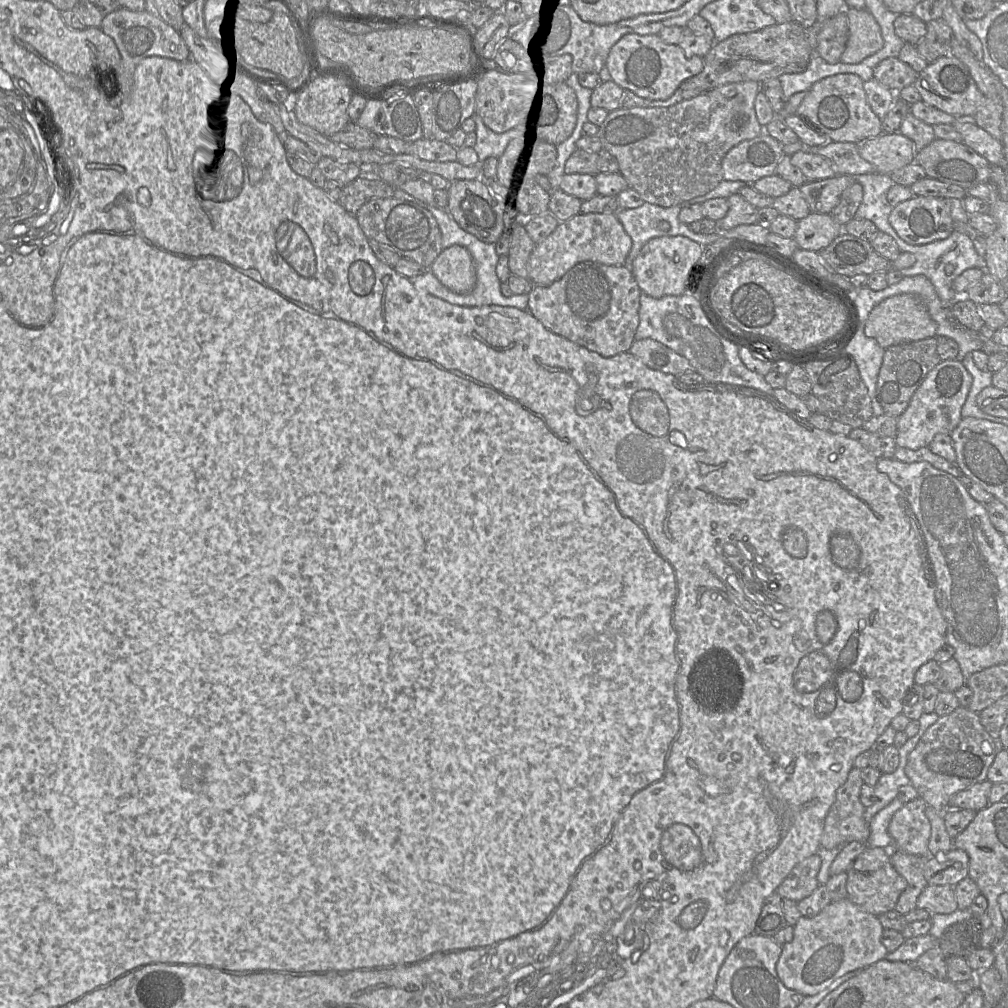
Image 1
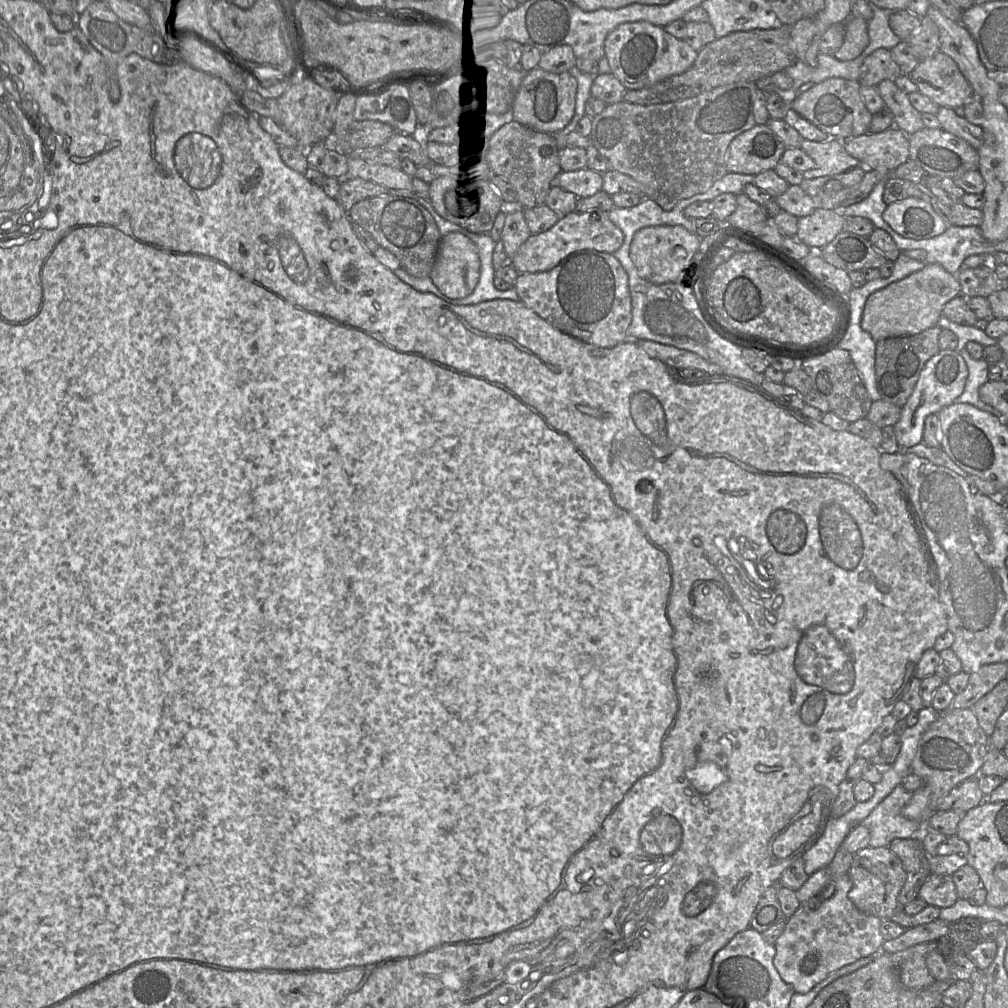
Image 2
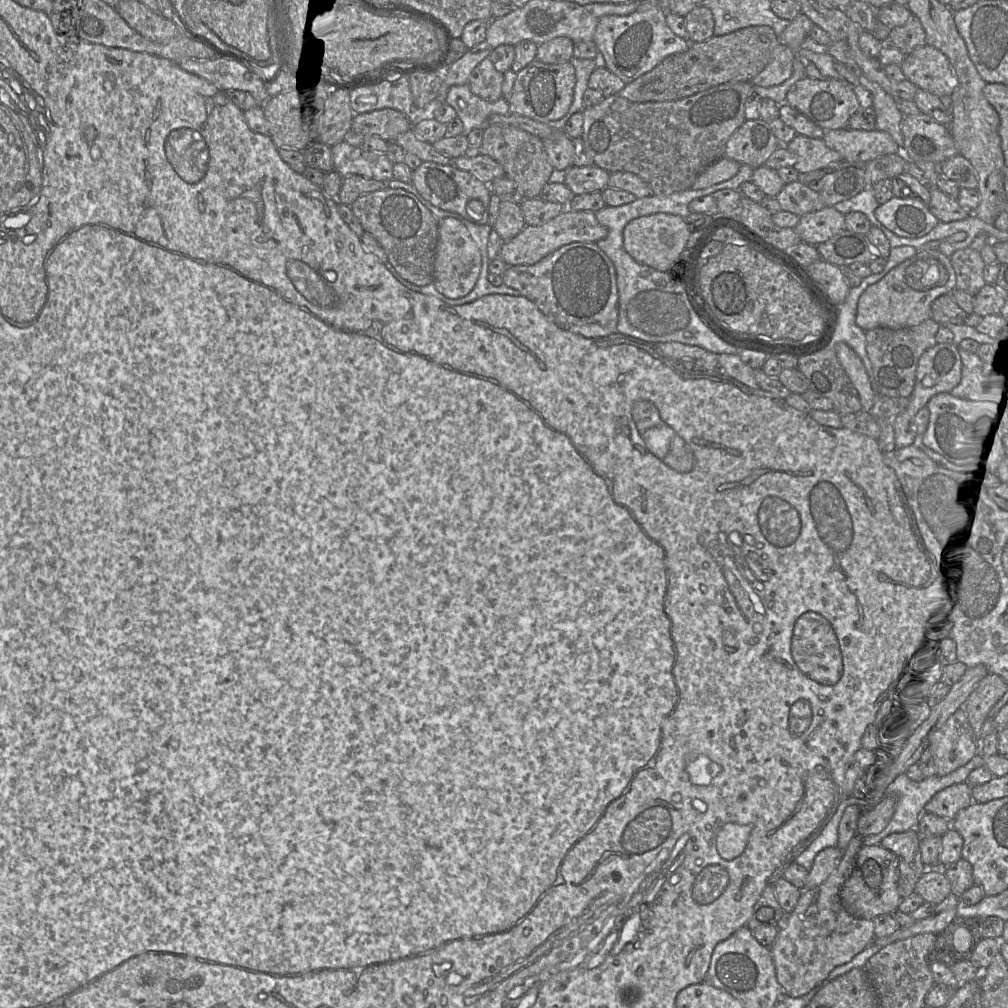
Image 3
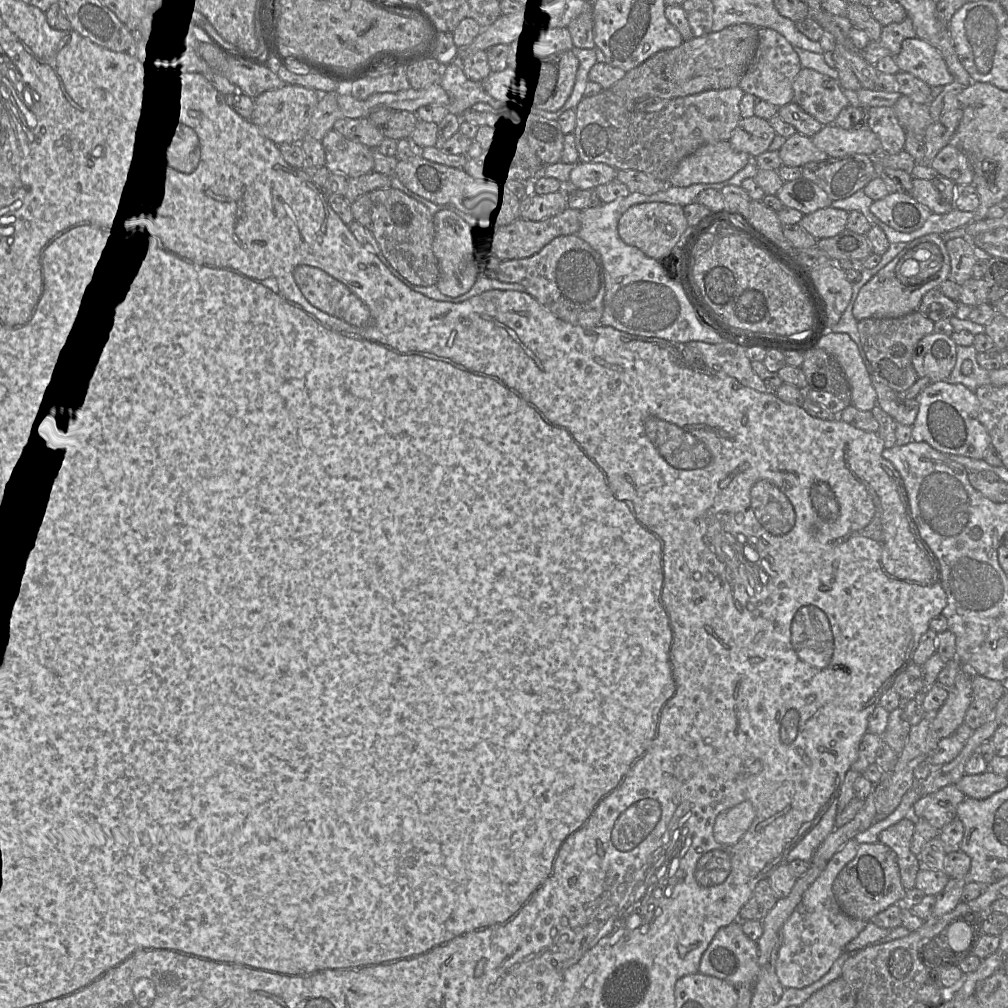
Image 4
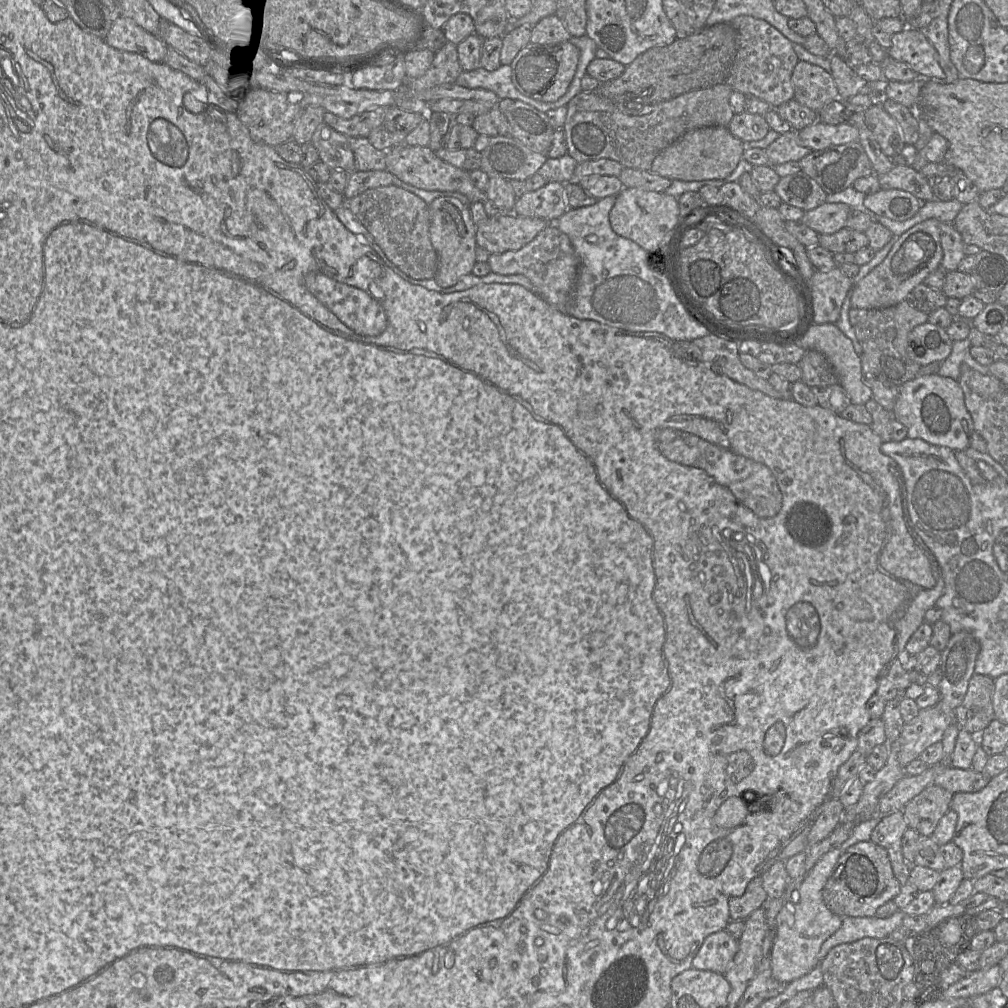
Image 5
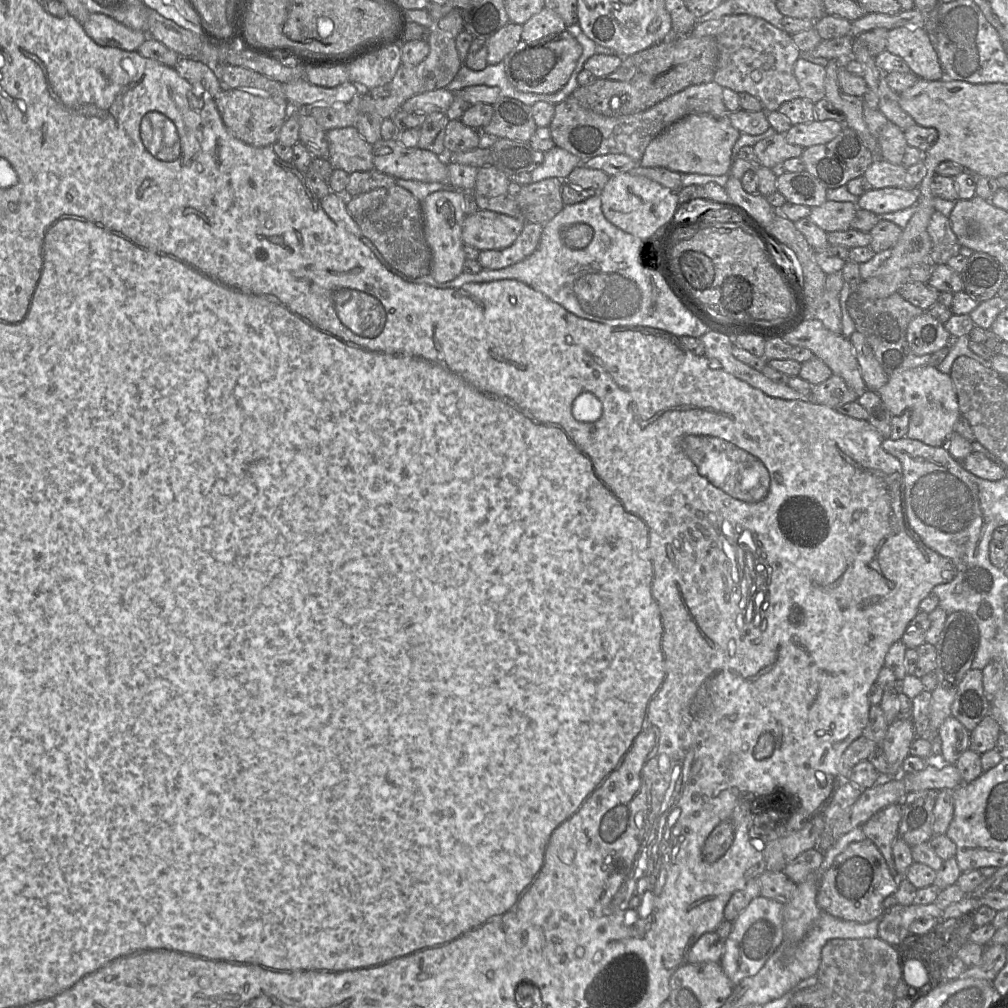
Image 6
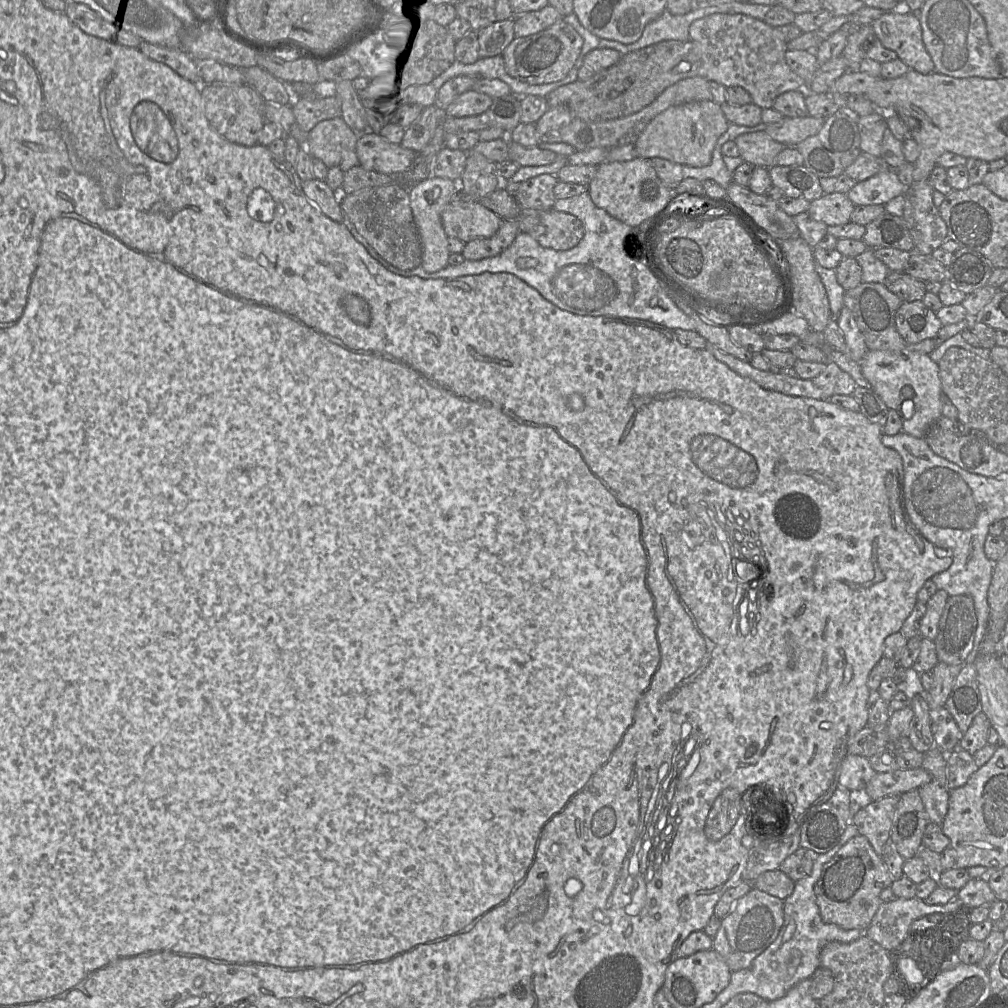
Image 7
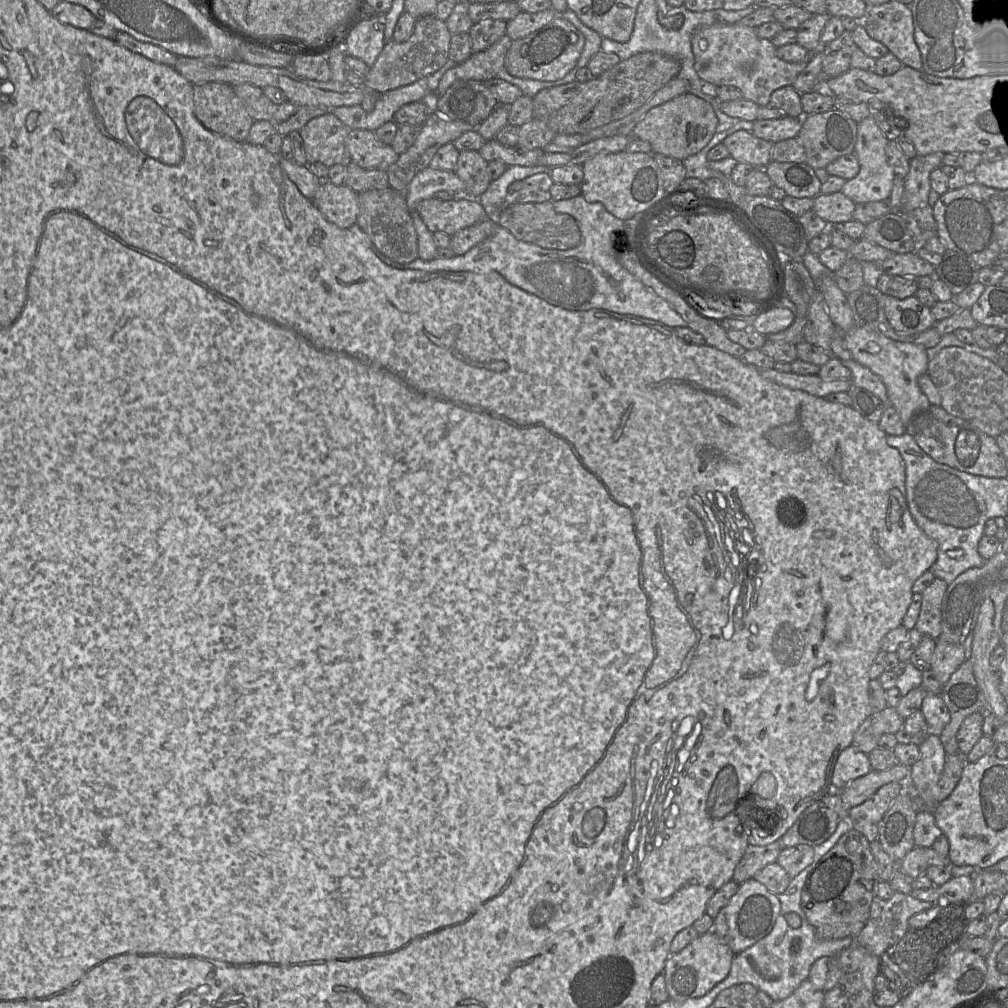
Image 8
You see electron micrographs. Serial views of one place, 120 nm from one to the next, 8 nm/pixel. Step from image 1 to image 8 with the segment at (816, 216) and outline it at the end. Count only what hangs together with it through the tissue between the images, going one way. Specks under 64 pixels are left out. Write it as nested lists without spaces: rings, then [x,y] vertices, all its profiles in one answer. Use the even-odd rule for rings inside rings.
[[[841,191],[831,194],[819,194],[814,198],[813,212],[829,226],[848,222],[853,218],[856,203]]]

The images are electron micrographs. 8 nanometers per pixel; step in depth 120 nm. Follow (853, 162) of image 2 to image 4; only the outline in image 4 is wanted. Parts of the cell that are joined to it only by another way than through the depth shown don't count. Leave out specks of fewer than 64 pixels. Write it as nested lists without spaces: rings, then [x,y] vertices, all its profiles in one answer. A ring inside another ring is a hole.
[[[798,132],[786,139],[778,153],[782,164],[791,167],[803,167],[810,162],[819,162],[829,157],[813,144],[811,137]]]

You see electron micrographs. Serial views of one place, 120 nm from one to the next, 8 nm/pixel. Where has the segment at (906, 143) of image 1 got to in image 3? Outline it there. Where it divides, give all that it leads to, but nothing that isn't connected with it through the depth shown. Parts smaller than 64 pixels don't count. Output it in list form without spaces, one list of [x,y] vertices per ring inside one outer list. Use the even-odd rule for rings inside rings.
[[[825,130],[823,141],[838,152],[843,161],[868,163],[878,157],[901,152],[901,147],[884,131]]]

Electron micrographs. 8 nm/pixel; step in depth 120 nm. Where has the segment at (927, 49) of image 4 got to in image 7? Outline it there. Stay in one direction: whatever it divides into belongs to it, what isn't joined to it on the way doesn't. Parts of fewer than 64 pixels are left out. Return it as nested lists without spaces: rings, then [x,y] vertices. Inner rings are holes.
[[[904,8],[885,11],[872,23],[876,39],[894,52],[910,69],[921,74],[934,72],[934,63],[925,48],[919,17]]]

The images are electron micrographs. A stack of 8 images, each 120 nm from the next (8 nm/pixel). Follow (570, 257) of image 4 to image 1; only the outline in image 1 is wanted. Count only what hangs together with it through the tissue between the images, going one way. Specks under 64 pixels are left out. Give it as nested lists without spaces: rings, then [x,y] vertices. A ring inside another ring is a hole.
[[[584,261],[549,286],[534,285],[528,293],[527,310],[551,332],[612,357],[627,352],[635,341],[641,293],[631,270],[624,265]]]

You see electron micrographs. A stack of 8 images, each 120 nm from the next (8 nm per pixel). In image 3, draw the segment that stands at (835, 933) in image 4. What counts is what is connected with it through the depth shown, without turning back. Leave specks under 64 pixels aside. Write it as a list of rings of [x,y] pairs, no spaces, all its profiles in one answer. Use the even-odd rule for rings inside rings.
[[[855,833],[844,850],[842,859],[835,870],[817,888],[801,890],[801,895],[793,911],[786,913],[785,917],[776,924],[779,931],[770,947],[770,951],[776,979],[782,987],[782,996],[800,997],[807,994],[816,985],[824,981],[832,970],[851,961],[855,955],[864,950],[875,939],[874,921],[850,915],[843,907],[839,896],[842,885],[853,871],[857,853],[863,846],[863,837],[863,835]],[[811,904],[815,906],[815,912],[807,914],[807,909]]]

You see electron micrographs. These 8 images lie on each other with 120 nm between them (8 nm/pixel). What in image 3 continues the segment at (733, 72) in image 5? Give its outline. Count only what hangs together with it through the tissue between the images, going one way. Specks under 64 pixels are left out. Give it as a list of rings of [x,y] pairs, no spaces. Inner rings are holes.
[[[783,43],[773,50],[771,61],[752,79],[753,86],[777,86],[788,80],[793,74],[794,52]]]

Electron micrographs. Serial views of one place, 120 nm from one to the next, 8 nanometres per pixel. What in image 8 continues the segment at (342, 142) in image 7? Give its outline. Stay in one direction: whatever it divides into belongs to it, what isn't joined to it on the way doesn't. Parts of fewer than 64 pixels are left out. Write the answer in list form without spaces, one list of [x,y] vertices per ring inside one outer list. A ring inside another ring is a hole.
[[[331,112],[309,120],[299,131],[308,164],[321,162],[327,167],[336,164],[347,167],[352,161],[346,147],[350,130]]]

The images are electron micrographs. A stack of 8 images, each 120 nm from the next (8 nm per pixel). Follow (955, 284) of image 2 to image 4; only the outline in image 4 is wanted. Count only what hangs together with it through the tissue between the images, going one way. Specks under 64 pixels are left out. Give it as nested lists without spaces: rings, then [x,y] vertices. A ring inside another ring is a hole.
[[[927,234],[909,243],[860,290],[853,306],[857,321],[866,318],[899,318],[918,310],[923,296],[950,278],[951,261],[939,234]]]

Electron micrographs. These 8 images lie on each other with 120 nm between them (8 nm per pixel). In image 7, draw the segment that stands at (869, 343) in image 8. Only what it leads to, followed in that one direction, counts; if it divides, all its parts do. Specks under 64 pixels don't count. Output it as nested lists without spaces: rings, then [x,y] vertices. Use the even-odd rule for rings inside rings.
[[[869,350],[859,364],[871,389],[900,416],[902,431],[916,438],[924,438],[929,428],[942,416],[938,364],[928,354],[907,350]]]

